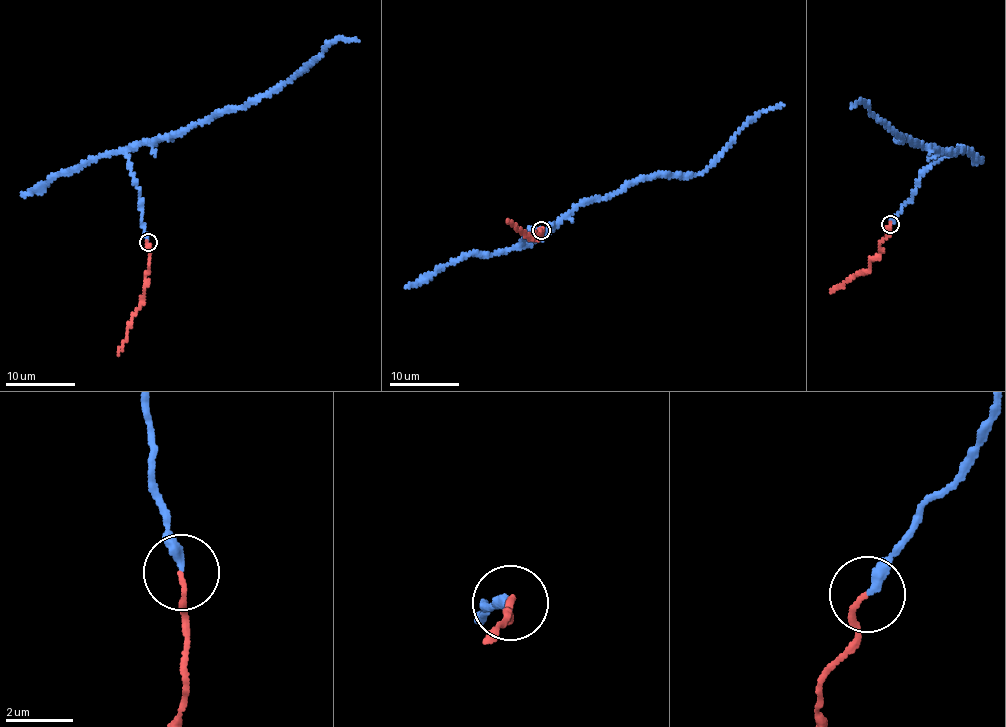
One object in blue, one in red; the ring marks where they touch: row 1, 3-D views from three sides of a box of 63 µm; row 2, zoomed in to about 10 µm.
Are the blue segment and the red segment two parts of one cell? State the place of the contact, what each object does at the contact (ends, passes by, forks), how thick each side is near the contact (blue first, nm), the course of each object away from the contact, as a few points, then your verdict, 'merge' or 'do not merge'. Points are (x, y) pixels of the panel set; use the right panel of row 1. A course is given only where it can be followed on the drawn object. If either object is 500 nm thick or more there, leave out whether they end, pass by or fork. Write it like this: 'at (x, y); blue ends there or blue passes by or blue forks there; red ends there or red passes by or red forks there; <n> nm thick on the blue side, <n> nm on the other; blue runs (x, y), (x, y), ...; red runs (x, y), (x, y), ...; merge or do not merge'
at (890, 224); blue ends there; red ends there; 280 nm thick on the blue side, 150 nm on the other; blue runs (891, 224), (922, 172), (951, 152), (900, 138), (899, 142), (900, 134), (870, 113), (861, 100), (852, 107); red runs (891, 224), (887, 236), (880, 243), (881, 253), (870, 261), (870, 268), (830, 292); merge

